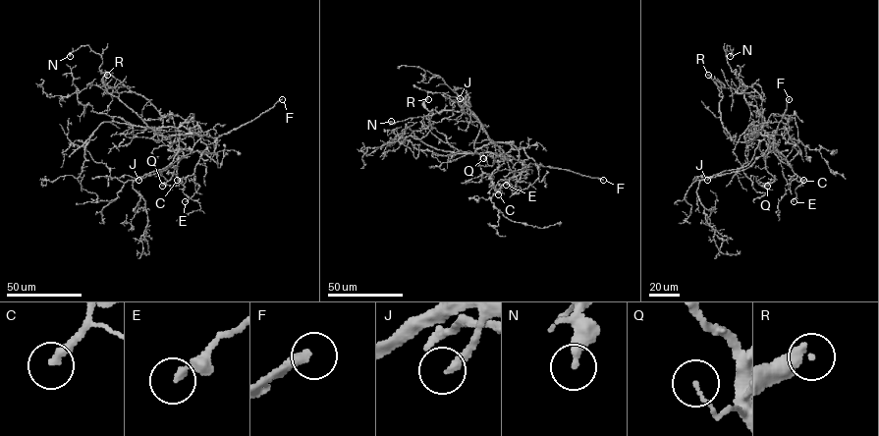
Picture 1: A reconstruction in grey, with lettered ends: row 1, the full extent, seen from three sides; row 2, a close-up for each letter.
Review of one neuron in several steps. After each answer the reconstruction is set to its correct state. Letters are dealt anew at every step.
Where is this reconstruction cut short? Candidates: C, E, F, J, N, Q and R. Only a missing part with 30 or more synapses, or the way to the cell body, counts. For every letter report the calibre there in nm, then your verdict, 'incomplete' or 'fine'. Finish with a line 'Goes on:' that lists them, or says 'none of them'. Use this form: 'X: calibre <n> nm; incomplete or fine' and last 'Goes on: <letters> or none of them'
C: calibre 240 nm; fine
E: calibre 200 nm; fine
F: calibre 280 nm; incomplete
J: calibre 240 nm; incomplete
N: calibre 340 nm; fine
Q: calibre 90 nm; fine
R: calibre 300 nm; incomplete
Goes on: F, J, R

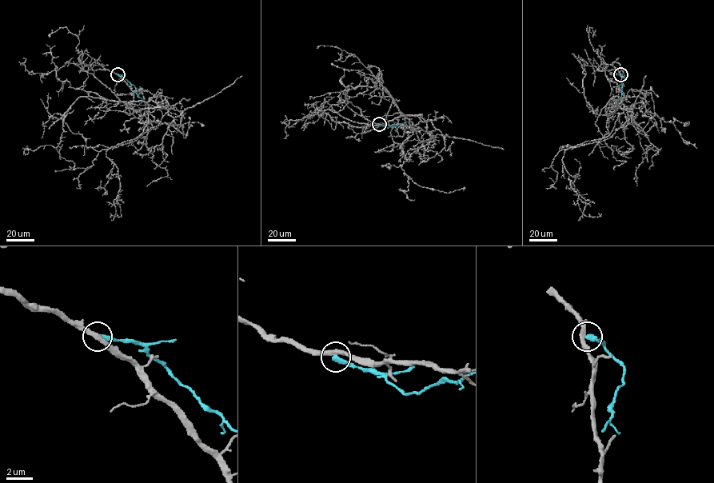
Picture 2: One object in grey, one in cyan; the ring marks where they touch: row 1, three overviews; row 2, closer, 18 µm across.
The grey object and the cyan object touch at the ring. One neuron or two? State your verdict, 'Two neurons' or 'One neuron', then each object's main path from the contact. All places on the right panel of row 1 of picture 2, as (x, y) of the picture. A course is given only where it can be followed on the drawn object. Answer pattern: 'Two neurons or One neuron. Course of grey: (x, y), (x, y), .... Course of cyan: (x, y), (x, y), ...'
Two neurons. Course of grey: (620, 74), (623, 112), (612, 131), (606, 137), (568, 148), (562, 159), (582, 213), (600, 217), (597, 217). Course of cyan: (620, 74), (624, 79), (621, 96), (618, 99)

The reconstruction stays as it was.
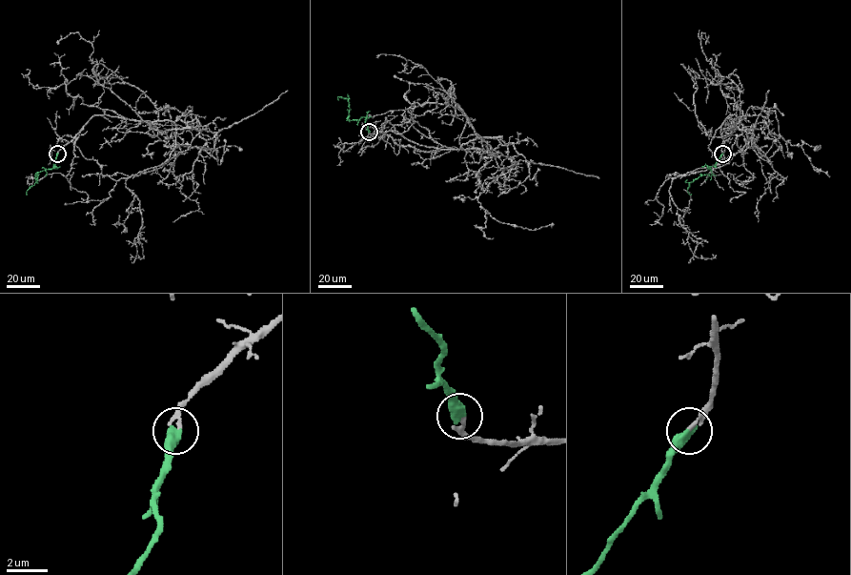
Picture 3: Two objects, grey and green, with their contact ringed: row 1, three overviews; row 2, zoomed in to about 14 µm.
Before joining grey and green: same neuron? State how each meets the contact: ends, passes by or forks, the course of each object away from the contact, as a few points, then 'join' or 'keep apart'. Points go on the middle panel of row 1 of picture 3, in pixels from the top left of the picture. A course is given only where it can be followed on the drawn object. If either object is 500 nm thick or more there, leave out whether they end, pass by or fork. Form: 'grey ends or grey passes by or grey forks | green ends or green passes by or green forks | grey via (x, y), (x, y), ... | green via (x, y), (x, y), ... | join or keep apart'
grey via (369, 132), (488, 151), (437, 81), (445, 78), (455, 115), (442, 120) | green via (369, 132), (364, 117), (356, 120), (348, 118), (347, 98), (338, 96), (338, 100) | join

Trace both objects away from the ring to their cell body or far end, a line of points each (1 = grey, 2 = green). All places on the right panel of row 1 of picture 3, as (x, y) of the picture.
1: (722, 154), (720, 125), (735, 114), (741, 133), (729, 156), (676, 176), (669, 190), (693, 254), (711, 259)
2: (722, 154), (708, 169), (711, 170), (709, 174), (689, 183), (687, 191), (691, 195)

